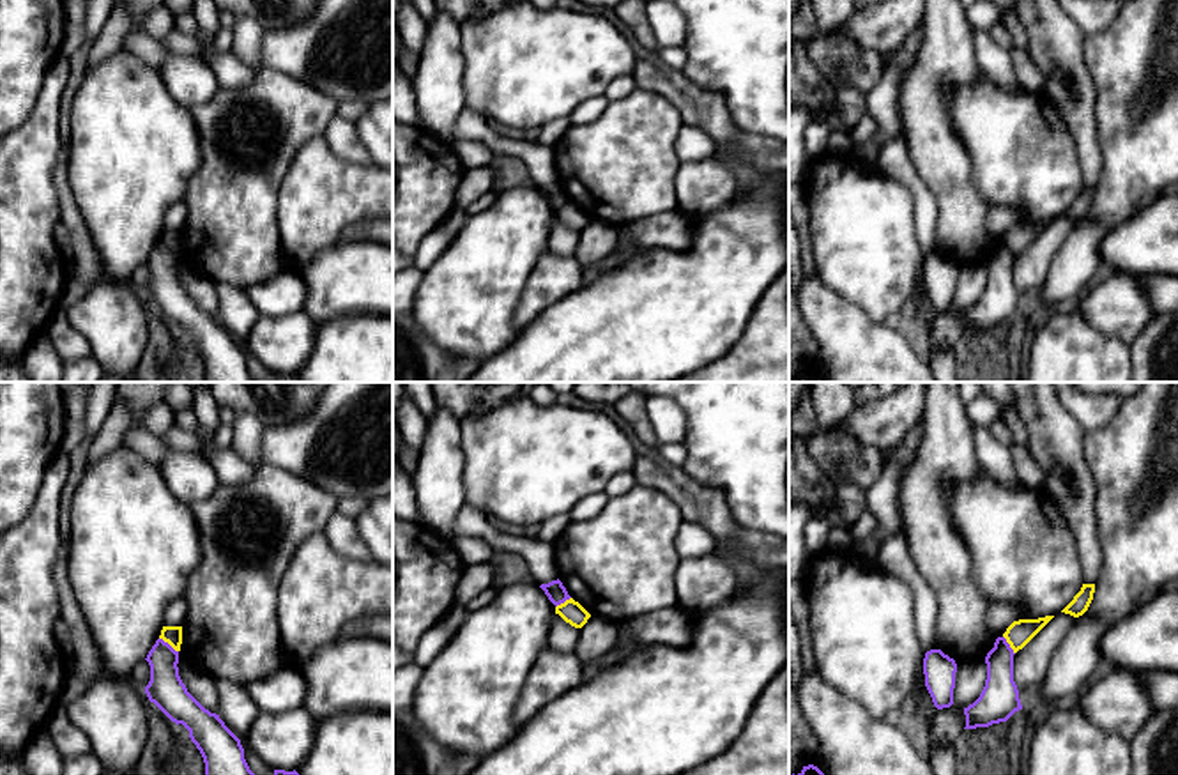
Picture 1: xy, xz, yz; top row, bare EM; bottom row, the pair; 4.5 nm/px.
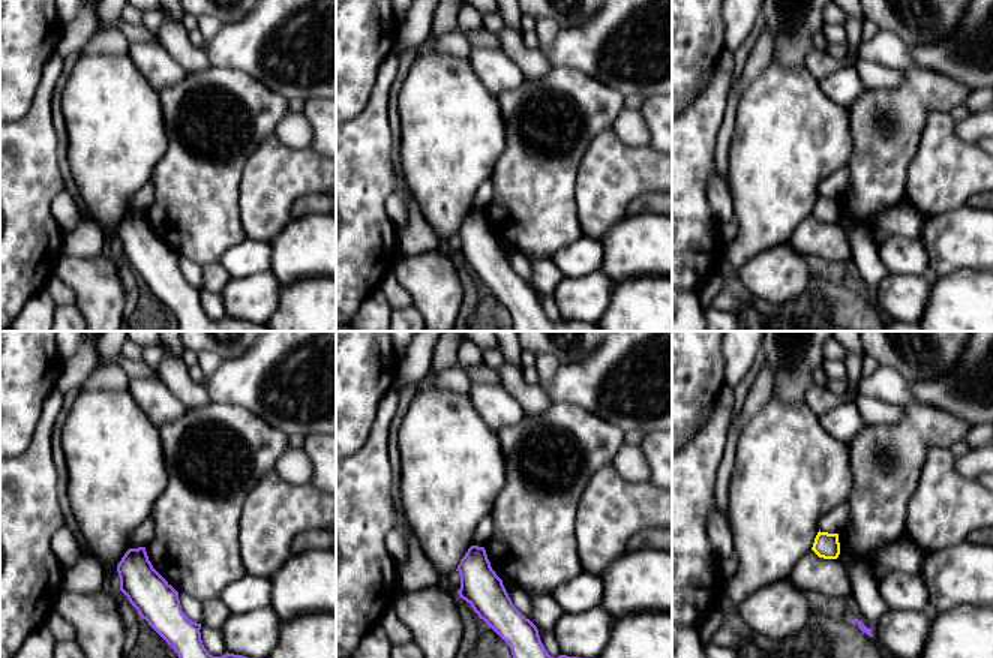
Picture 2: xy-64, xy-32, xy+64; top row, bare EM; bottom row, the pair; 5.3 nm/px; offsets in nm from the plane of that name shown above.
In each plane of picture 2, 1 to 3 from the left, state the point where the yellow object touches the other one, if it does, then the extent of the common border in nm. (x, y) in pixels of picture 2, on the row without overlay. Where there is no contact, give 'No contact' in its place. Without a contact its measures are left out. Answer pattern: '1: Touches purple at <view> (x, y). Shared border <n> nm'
1: No contact
2: No contact
3: No contact

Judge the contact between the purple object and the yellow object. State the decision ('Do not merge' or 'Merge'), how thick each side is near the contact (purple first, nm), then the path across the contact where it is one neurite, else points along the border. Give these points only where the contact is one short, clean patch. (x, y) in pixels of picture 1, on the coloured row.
Do not merge. Thickness 160 nm (purple) against 80 nm. Boundary: xy (160, 637), (177, 652)

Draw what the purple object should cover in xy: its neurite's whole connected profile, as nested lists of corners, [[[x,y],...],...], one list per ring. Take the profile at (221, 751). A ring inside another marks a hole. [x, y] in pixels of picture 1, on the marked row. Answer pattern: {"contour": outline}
{"contour": [[[157,639],[145,658],[150,681],[145,694],[172,722],[189,731],[191,741],[205,763],[205,775],[255,775],[241,740],[225,725],[219,715],[205,710],[179,676],[179,651]]]}

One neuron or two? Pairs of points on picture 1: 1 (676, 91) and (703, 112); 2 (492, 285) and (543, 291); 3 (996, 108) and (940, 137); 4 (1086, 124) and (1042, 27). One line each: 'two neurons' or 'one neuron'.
1: one neuron
2: two neurons
3: two neurons
4: one neuron

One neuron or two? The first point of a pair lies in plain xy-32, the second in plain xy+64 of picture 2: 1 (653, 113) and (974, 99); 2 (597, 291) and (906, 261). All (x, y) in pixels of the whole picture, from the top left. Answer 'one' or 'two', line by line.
1: two
2: two

